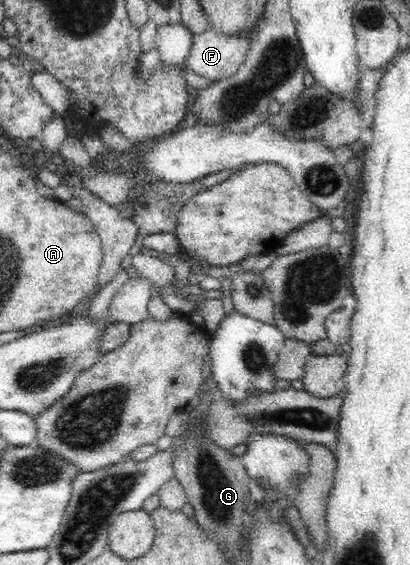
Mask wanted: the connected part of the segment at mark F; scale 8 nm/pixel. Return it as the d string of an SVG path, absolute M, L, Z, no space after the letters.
M207 29L203 33L192 34L191 49L187 53L184 64L197 75L205 77L212 83L235 75L238 67L244 63L249 51L250 38L237 34L227 37L223 34L215 34L215 30Z

